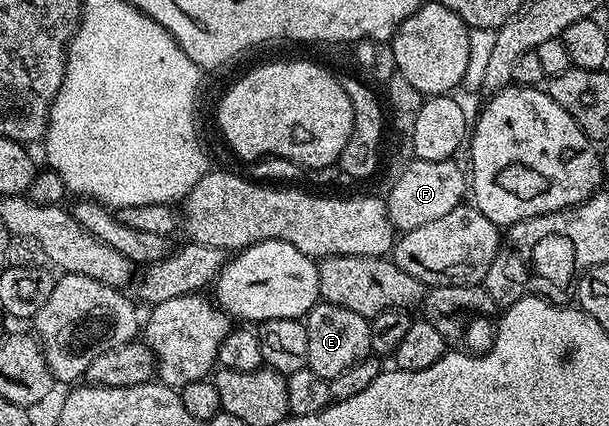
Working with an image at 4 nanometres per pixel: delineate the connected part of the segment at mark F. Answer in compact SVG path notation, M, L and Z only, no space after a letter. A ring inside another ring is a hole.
M414 159L403 169L402 176L390 187L390 196L384 199L386 213L399 232L420 229L420 225L428 225L428 221L436 221L436 217L444 217L444 213L463 206L465 199L462 198L468 195L468 175L456 164L454 159Z

